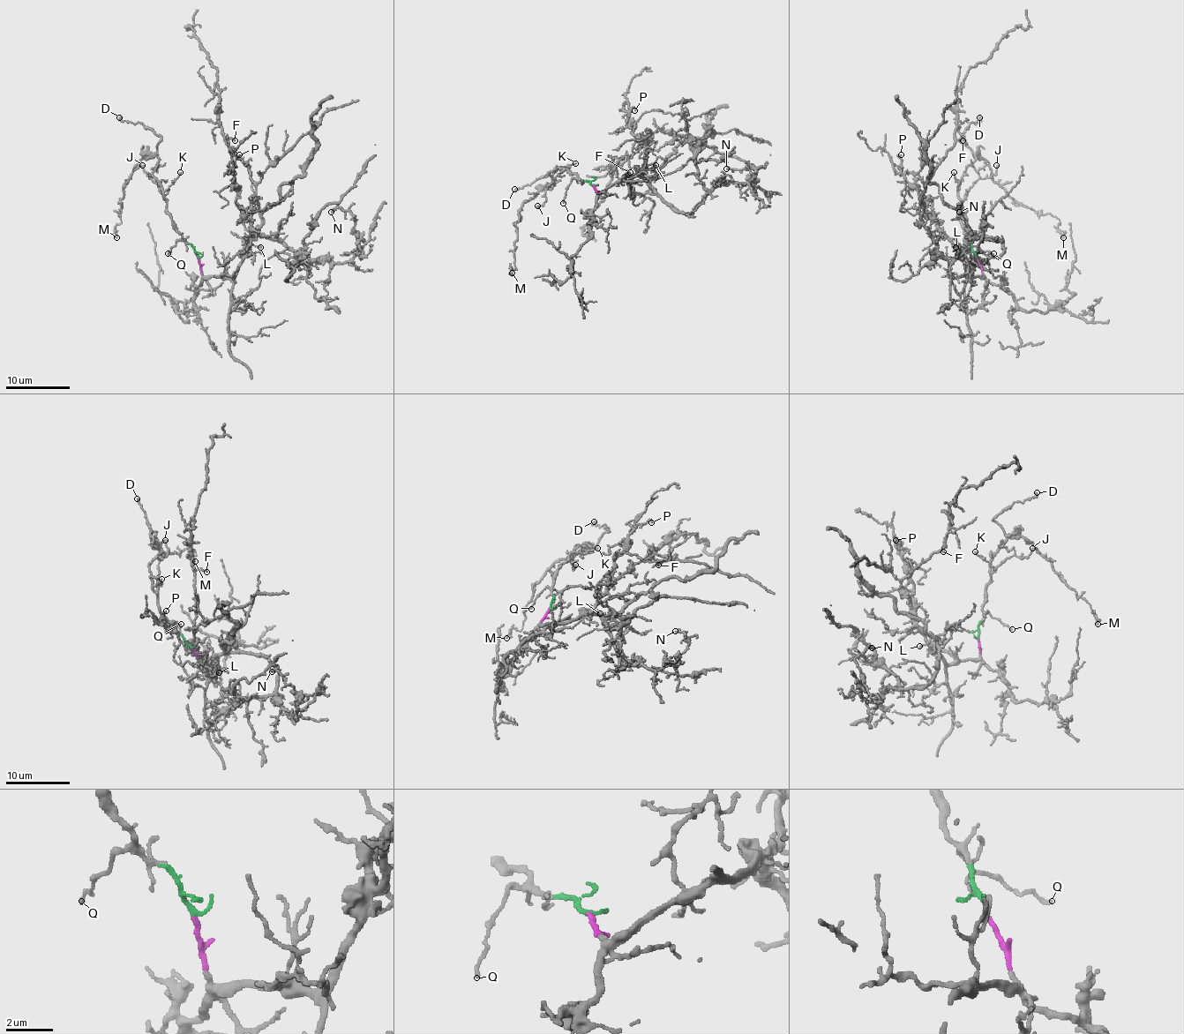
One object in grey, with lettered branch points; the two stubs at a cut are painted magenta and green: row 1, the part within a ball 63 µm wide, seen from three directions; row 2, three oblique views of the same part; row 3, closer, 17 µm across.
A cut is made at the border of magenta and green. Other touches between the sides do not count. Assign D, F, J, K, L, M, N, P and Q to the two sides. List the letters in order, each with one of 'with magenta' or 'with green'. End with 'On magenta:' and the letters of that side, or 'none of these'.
D: with green
F: with magenta
J: with green
K: with green
L: with magenta
M: with green
N: with magenta
P: with magenta
Q: with green
On magenta: F, L, N, P

